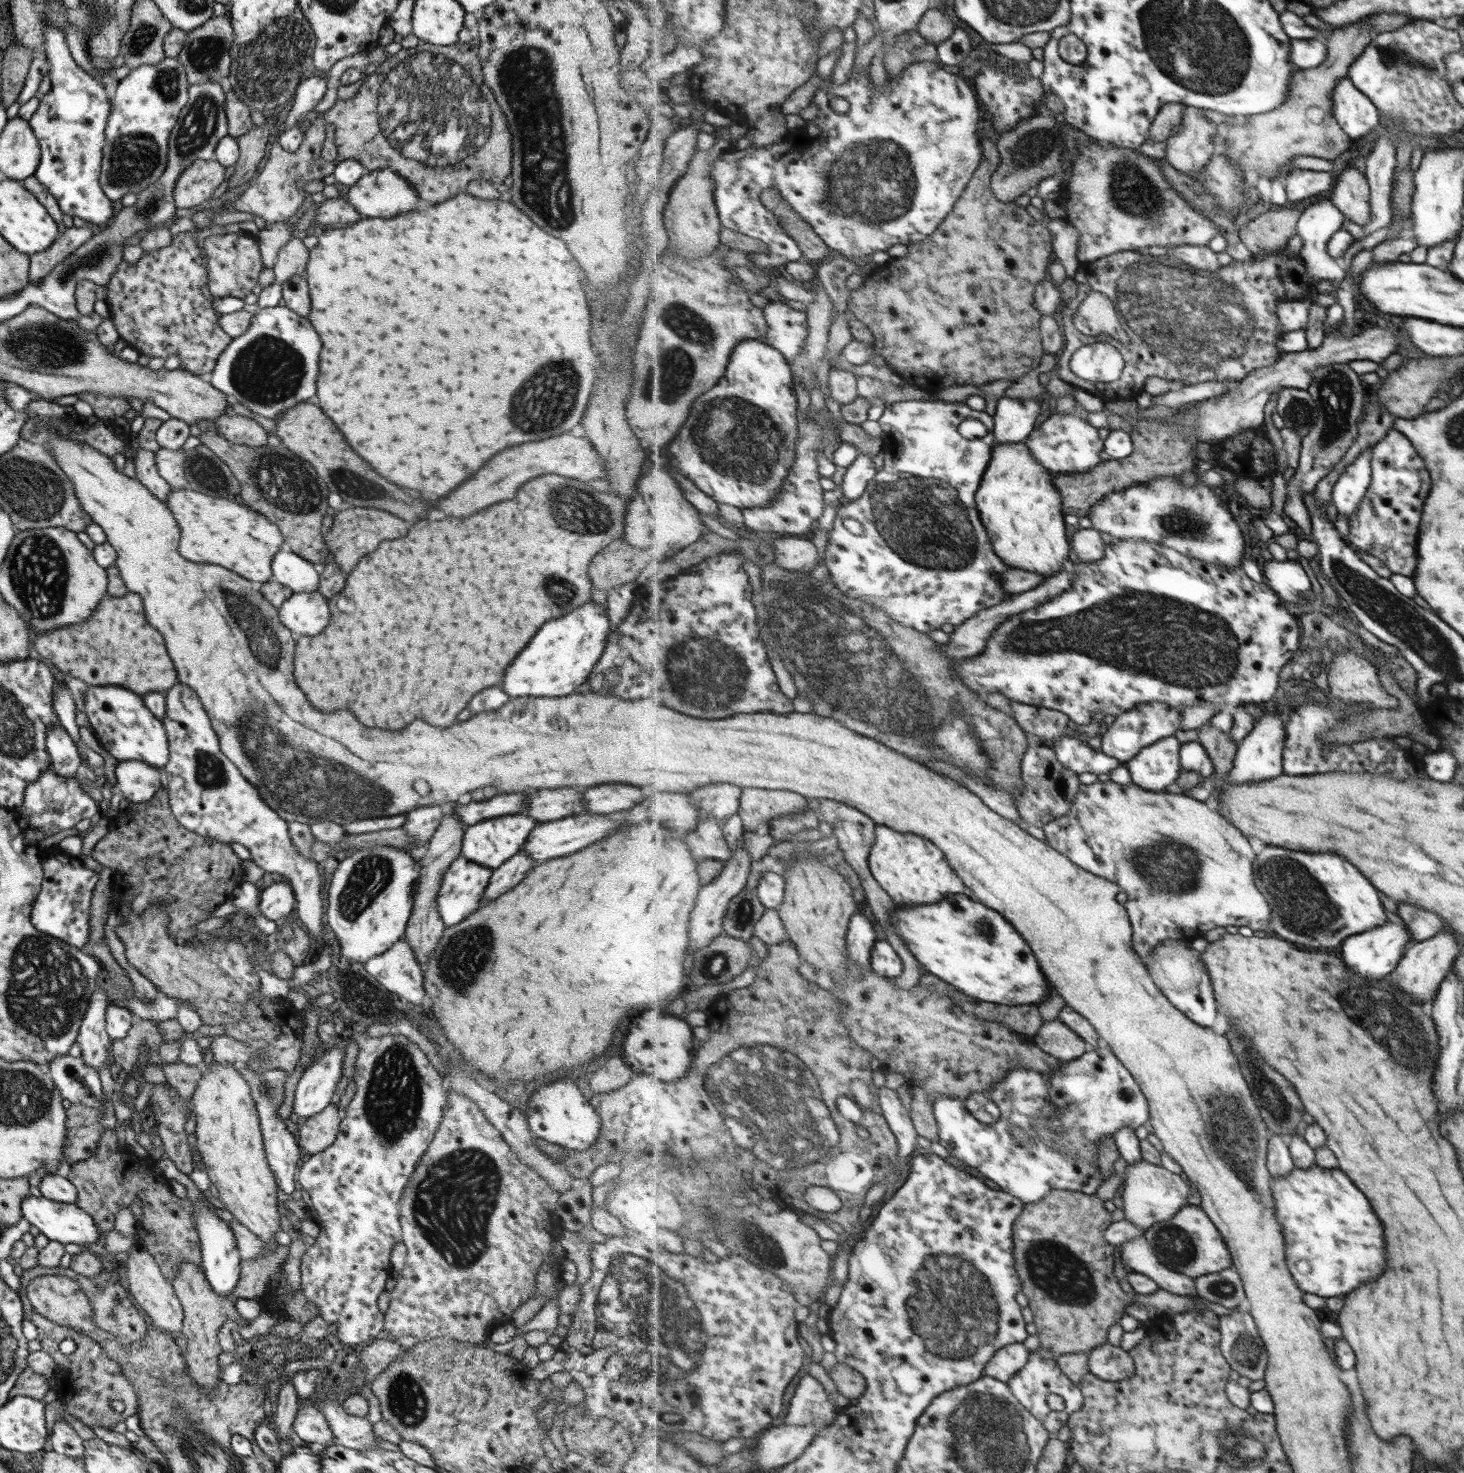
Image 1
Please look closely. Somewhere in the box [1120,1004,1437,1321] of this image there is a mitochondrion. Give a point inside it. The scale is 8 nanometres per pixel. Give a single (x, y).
(1232, 1131)

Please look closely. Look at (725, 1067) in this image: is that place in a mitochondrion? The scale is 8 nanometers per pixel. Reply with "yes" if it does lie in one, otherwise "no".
yes

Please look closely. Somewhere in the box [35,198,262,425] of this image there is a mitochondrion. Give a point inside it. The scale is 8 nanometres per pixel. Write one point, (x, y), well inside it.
(96, 258)

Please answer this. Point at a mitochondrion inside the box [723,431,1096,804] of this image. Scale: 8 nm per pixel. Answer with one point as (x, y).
(855, 668)

